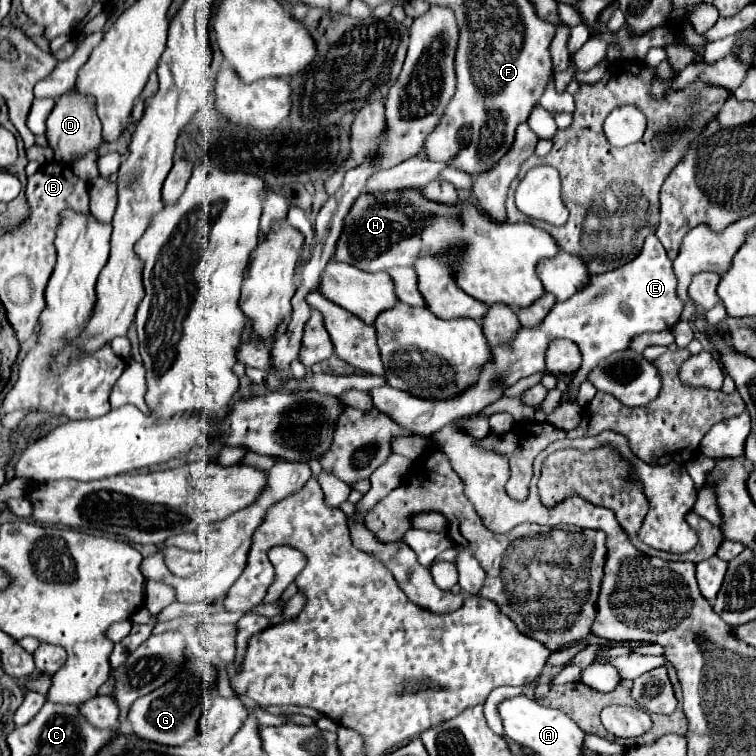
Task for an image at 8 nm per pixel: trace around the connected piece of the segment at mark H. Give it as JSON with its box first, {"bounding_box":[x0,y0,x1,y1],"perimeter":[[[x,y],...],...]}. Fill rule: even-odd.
{"bounding_box":[334,191,560,309],"perimeter":[[[404,191],[390,203],[362,193],[348,213],[334,259],[376,273],[388,271],[390,267],[410,267],[420,255],[436,255],[448,247],[460,247],[464,251],[460,271],[462,289],[468,295],[486,305],[504,303],[520,309],[530,307],[546,295],[546,289],[536,275],[536,265],[542,259],[556,257],[560,251],[552,235],[530,223],[492,223],[476,207],[438,205],[418,191]]]}

